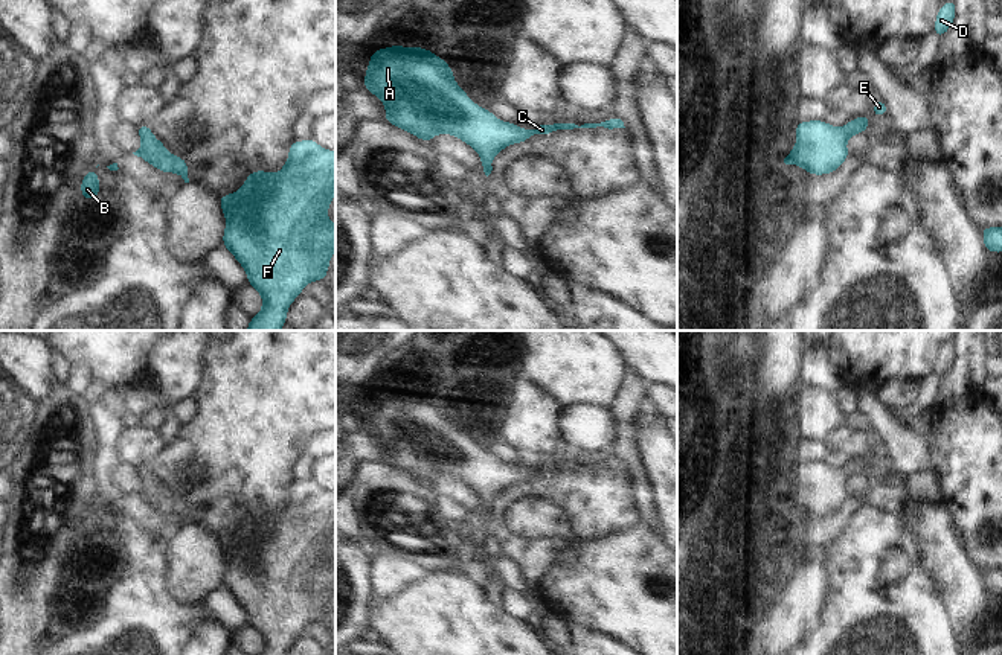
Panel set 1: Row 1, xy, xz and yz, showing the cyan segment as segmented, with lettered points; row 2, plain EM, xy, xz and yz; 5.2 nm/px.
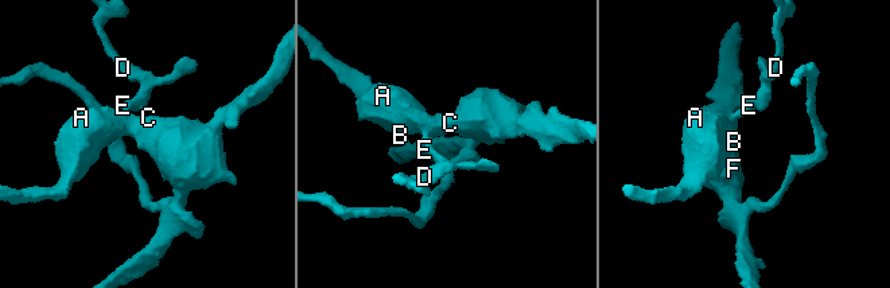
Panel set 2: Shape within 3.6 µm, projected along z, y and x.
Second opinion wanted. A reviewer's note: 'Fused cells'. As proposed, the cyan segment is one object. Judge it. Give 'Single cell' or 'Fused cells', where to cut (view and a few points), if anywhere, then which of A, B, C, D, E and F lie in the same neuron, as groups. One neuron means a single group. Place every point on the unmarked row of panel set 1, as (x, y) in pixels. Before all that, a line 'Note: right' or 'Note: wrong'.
Note: wrong
Single cell. No split. Groups: A B C D E F

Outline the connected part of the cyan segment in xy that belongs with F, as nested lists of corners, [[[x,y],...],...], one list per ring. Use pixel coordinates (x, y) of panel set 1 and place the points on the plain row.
[[[308,478],[303,483],[290,483],[290,495],[278,515],[252,512],[239,532],[218,538],[226,558],[223,588],[242,606],[249,626],[261,635],[259,655],[287,655],[290,646],[310,623],[325,621],[331,597],[336,593],[336,567],[328,559],[334,535],[336,492],[326,492]]]

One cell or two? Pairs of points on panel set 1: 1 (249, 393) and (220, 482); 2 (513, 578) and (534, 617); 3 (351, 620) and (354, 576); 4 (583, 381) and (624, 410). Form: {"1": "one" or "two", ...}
{"1": "one", "2": "one", "3": "one", "4": "two"}

